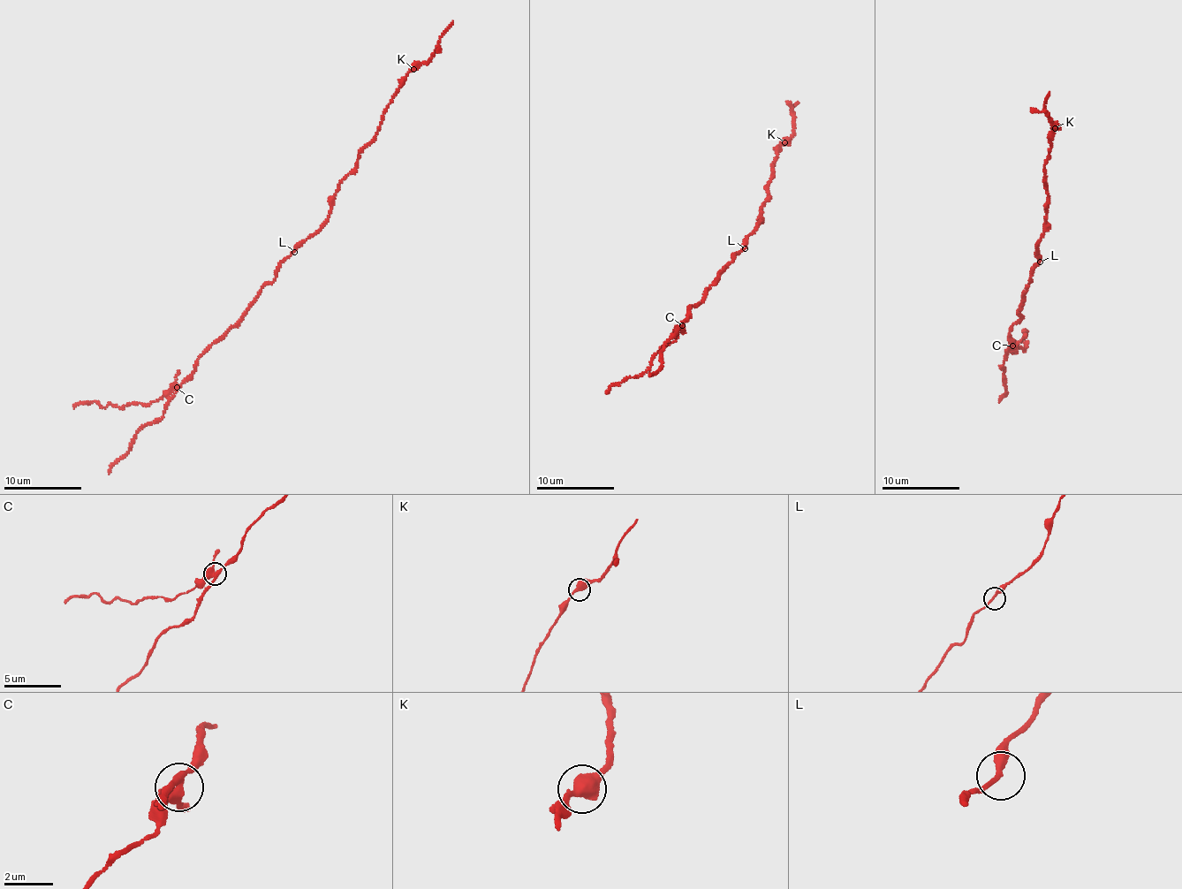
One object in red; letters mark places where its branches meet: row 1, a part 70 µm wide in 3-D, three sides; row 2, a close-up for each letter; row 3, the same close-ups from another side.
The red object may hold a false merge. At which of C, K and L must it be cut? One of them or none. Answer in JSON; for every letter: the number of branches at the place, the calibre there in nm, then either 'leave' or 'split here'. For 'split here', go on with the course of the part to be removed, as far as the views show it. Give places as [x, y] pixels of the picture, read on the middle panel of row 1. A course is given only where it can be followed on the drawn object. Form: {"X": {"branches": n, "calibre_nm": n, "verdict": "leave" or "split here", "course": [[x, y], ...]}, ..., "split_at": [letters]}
{"C": {"branches": 4, "calibre_nm": 400, "verdict": "split here", "course": [[682, 326], [673, 341], [663, 346], [646, 370], [638, 376], [611, 383], [607, 392]]}, "K": {"branches": 2, "calibre_nm": 440, "verdict": "leave"}, "L": {"branches": 2, "calibre_nm": 180, "verdict": "leave"}, "split_at": ["C"]}

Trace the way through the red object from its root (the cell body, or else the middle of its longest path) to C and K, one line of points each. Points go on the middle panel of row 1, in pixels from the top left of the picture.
C: (742, 248), (705, 292), (700, 303), (690, 307), (682, 326)
K: (742, 248), (761, 220), (758, 216), (769, 196), (764, 188), (772, 175), (770, 164), (776, 150), (784, 142)

